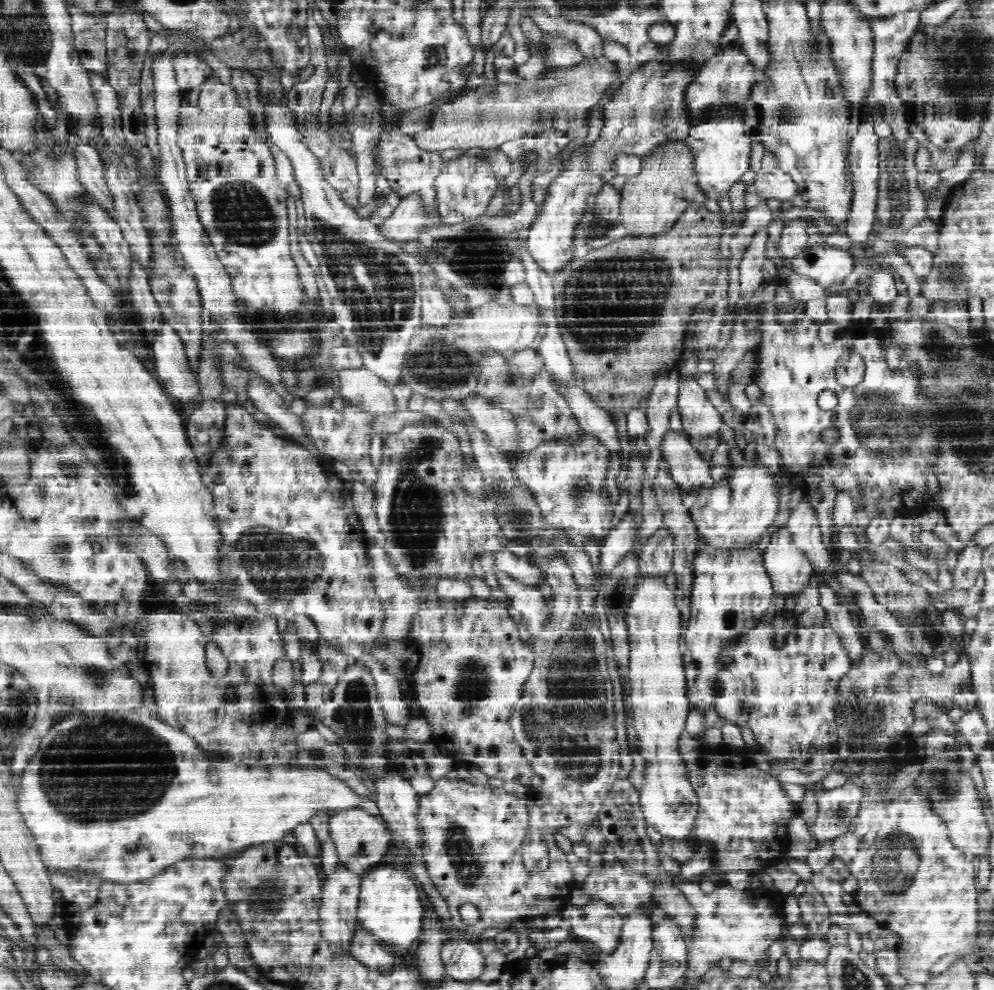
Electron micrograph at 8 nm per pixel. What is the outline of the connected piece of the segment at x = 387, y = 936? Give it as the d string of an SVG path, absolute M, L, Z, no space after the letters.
M379 863L374 870L363 874L359 906L361 927L381 943L402 952L406 951L422 930L423 916L420 885L415 881L412 872L400 872L394 866Z

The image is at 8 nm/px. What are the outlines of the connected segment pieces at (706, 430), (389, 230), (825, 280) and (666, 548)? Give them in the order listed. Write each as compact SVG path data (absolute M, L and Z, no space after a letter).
M693 379L681 382L676 408L682 426L692 442L718 438L720 443L734 444L735 432L728 427L722 414L710 403L704 390Z
M400 199L394 210L377 224L378 232L401 247L422 238L424 228L438 226L441 221L439 217L427 218L418 205L417 199Z
M838 243L824 246L806 245L790 258L790 266L796 274L816 280L820 286L830 288L834 282L842 282L854 270L854 257Z
M664 528L657 530L644 542L638 554L640 582L665 580L673 569L673 538Z

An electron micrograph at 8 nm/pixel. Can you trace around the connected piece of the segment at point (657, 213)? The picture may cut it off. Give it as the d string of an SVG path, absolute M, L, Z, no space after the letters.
M684 142L668 144L654 155L642 160L642 172L626 179L620 190L619 226L629 236L640 239L655 239L670 232L680 216L701 197L695 187L692 157Z

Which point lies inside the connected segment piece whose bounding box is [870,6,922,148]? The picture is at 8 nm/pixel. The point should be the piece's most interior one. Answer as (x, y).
(891, 36)

